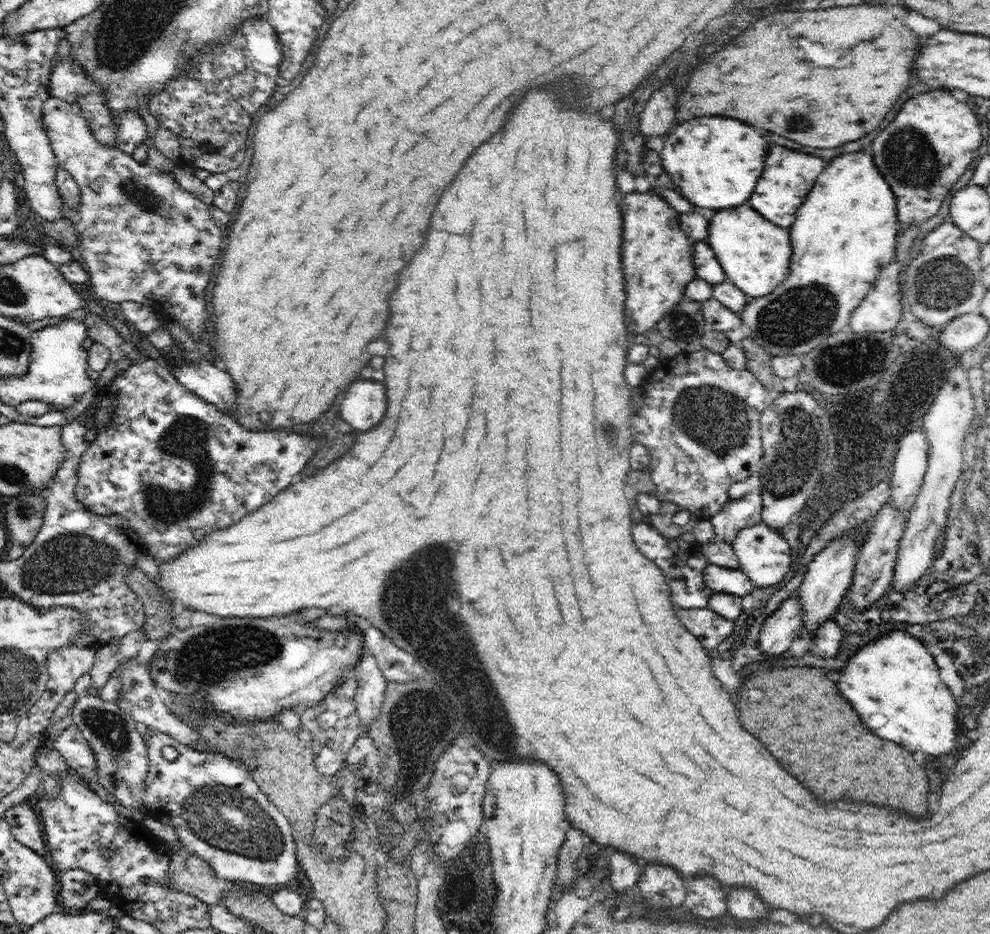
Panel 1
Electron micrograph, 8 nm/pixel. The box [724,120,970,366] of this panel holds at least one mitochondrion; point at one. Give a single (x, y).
(802, 315)

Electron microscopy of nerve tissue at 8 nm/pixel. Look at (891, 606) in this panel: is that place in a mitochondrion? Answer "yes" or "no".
no

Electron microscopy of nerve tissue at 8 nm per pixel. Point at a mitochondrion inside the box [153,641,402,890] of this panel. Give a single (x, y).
(225, 818)

